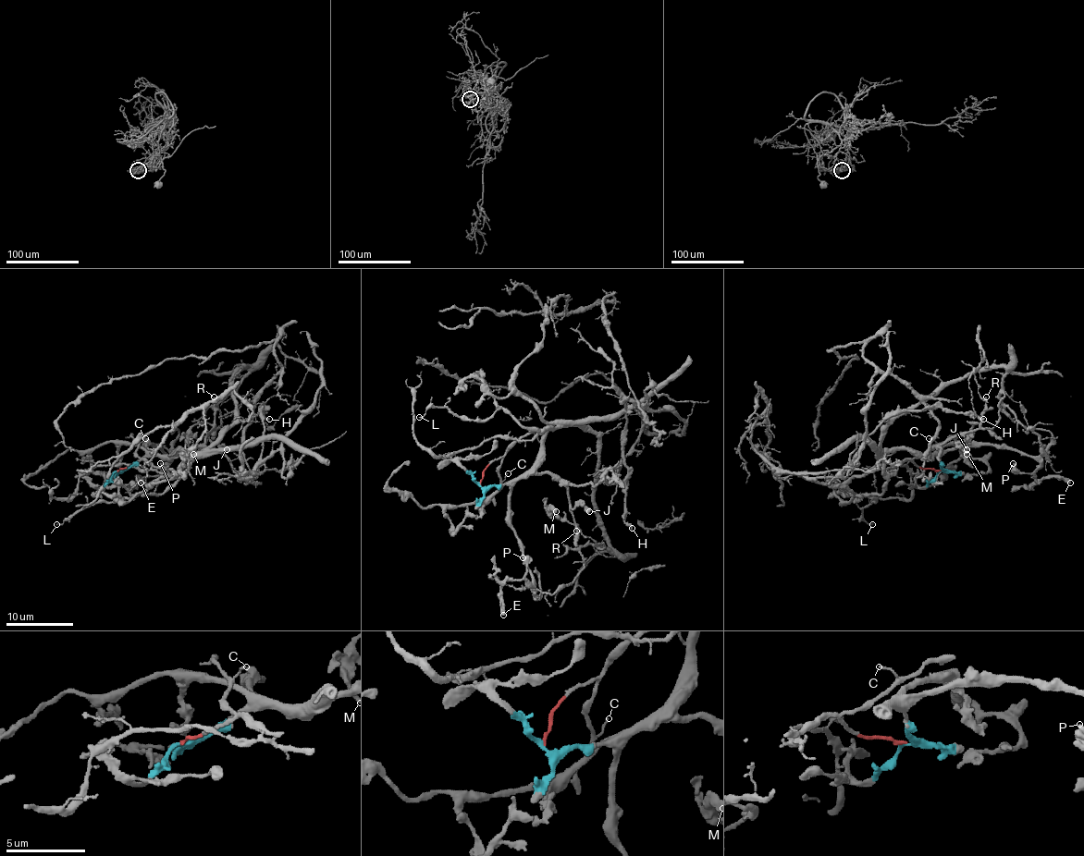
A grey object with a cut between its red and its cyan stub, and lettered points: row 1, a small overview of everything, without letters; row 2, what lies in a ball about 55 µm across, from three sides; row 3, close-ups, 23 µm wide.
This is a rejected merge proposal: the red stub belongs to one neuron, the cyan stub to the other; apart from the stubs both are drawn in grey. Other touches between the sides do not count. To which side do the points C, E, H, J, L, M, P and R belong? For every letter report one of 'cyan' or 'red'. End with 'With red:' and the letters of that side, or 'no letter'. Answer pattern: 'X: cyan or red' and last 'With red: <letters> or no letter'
C: red
E: cyan
H: cyan
J: cyan
L: red
M: cyan
P: cyan
R: cyan
With red: C, L

